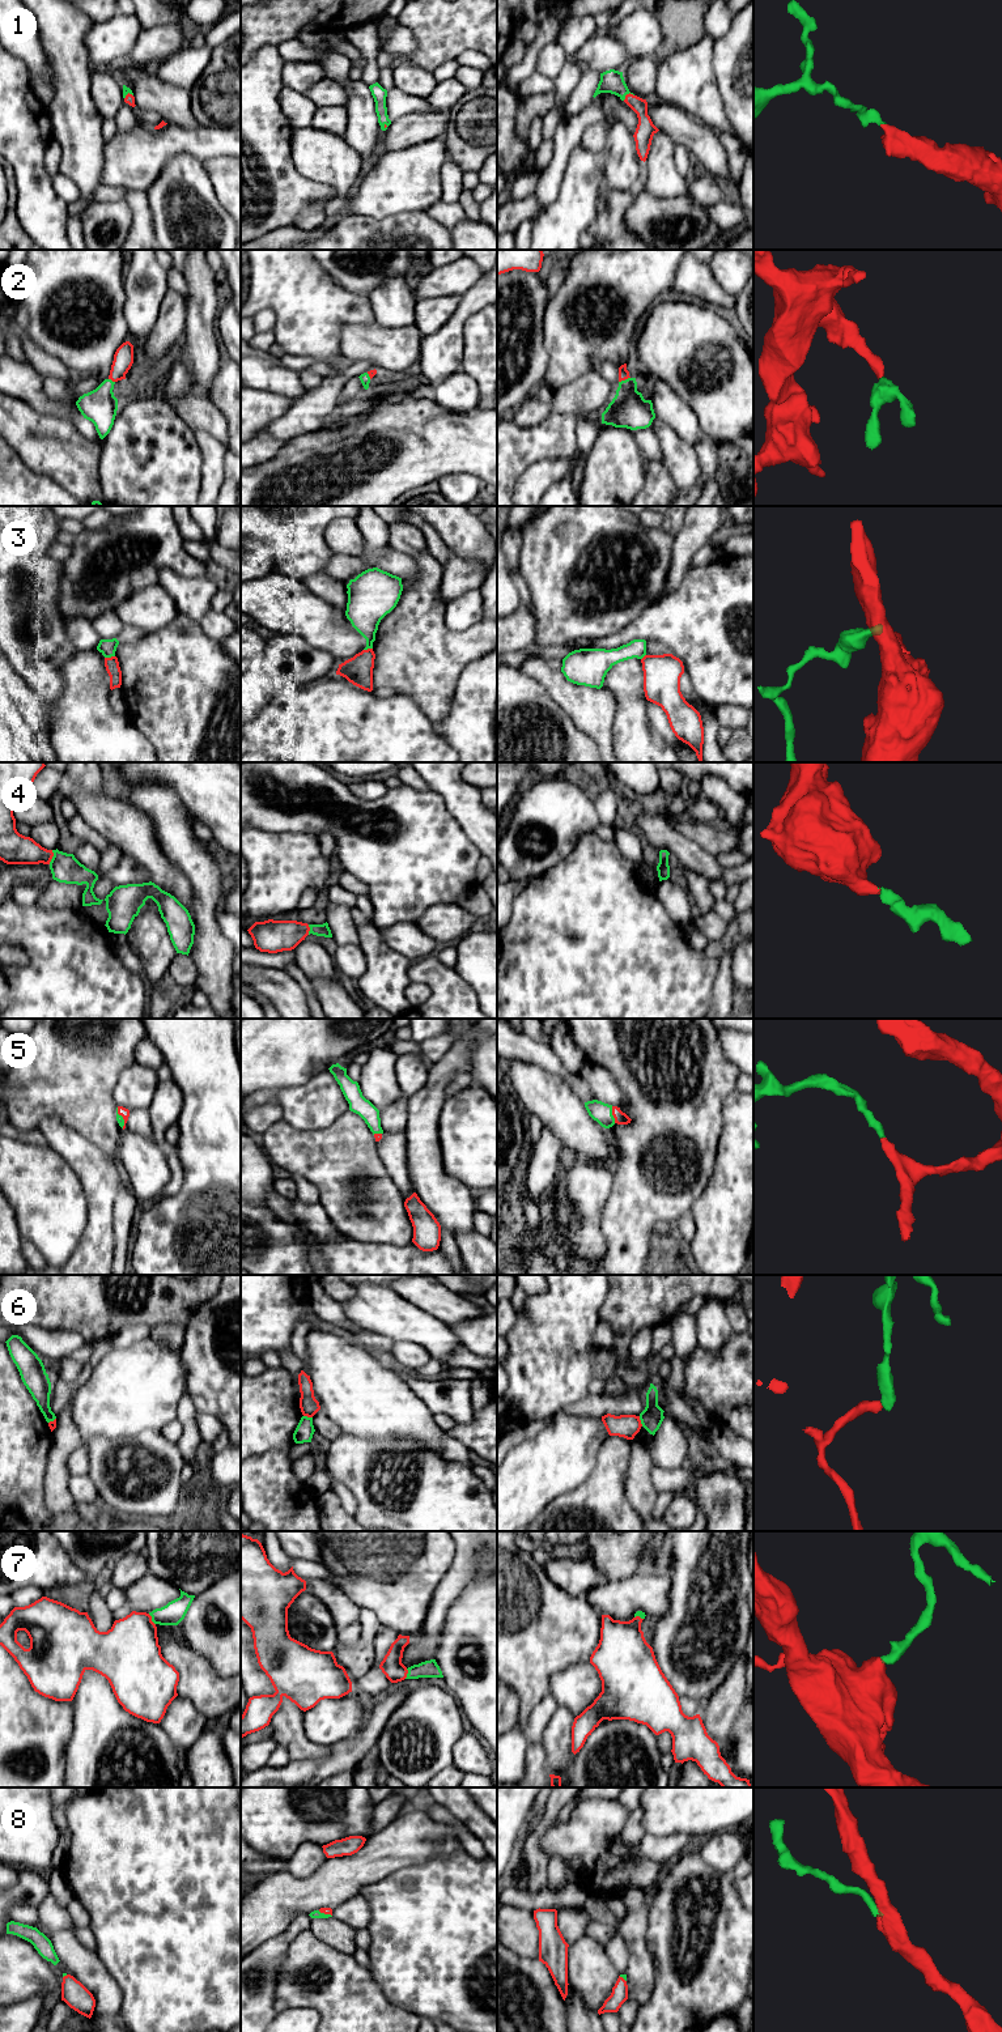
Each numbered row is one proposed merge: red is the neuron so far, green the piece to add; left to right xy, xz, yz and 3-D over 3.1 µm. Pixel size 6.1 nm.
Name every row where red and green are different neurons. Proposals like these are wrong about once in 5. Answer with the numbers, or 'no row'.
3, 6

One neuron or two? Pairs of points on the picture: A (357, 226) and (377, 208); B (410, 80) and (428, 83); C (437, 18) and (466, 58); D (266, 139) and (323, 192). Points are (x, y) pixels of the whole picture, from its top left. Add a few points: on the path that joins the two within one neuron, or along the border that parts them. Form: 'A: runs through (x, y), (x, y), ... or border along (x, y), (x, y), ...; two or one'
A: border along (348, 212), (377, 219), (399, 215); two
B: runs through (414, 80), (424, 83); one
C: border along (483, 52), (465, 50), (455, 58); two
D: runs through (270, 156), (306, 191); one

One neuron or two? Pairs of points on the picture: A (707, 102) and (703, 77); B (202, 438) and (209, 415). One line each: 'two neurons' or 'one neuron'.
A: one neuron
B: two neurons

